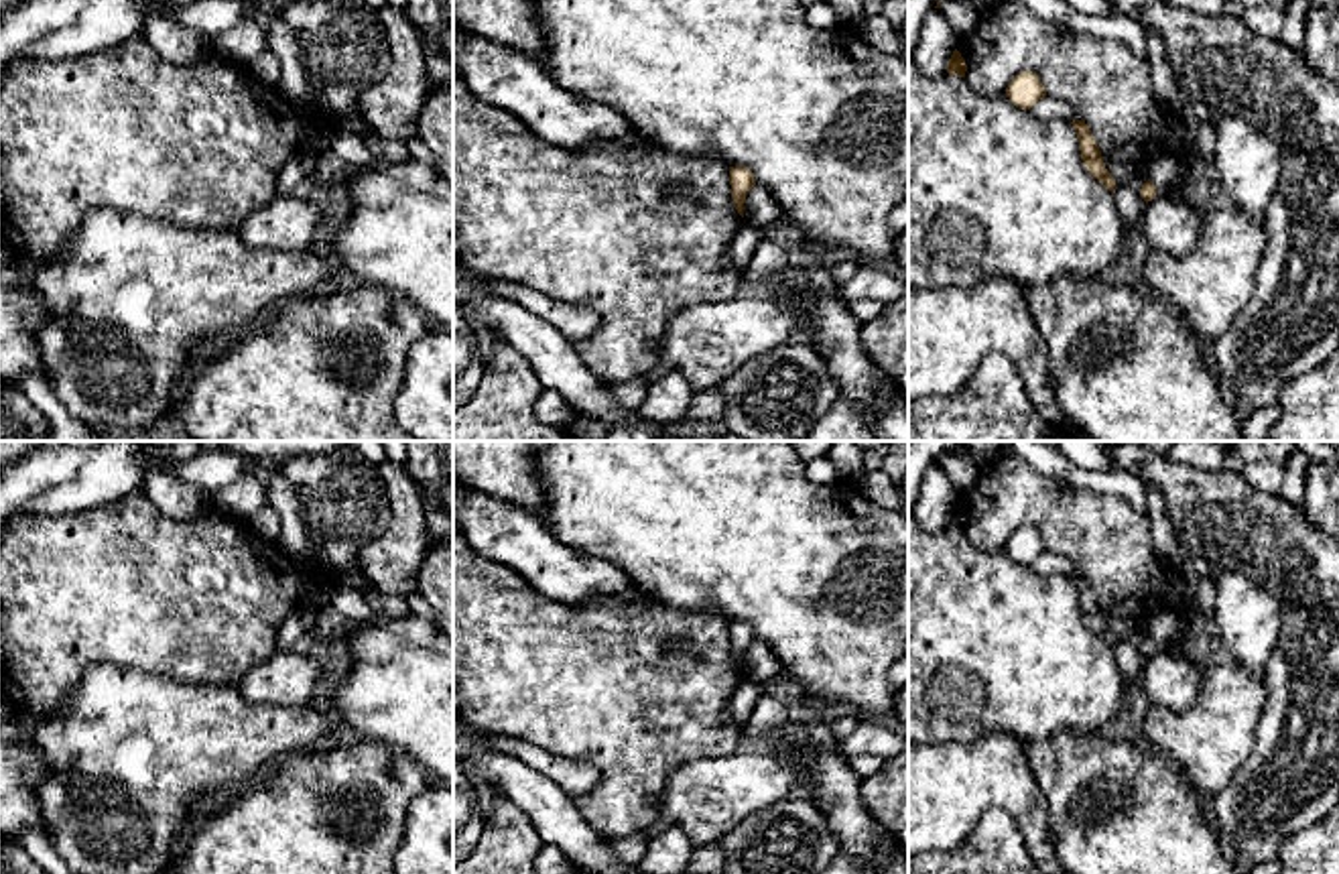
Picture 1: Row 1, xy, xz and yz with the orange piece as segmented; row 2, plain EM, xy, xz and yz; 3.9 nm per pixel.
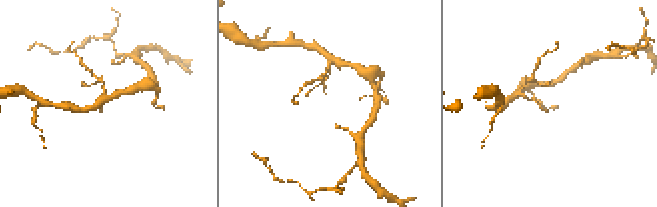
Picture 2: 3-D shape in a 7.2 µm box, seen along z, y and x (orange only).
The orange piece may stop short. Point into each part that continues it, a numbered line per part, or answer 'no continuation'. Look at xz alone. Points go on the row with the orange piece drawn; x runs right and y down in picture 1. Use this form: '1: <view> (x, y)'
no continuation

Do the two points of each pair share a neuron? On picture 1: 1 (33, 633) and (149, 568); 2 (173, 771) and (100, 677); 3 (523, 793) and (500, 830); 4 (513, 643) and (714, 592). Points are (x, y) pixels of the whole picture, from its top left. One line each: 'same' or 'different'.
1: same
2: same
3: different
4: different

